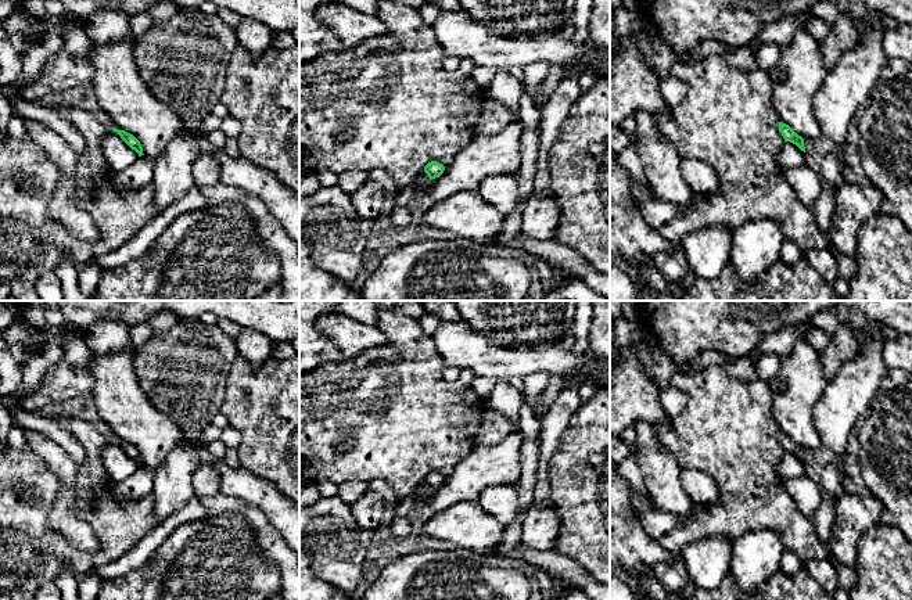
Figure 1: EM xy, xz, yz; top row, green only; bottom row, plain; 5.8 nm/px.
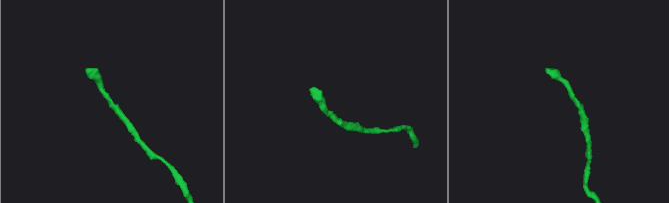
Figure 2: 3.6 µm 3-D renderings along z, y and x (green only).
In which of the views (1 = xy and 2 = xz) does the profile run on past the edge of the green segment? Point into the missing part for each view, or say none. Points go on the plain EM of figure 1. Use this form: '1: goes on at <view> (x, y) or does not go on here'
1: does not go on here
2: does not go on here

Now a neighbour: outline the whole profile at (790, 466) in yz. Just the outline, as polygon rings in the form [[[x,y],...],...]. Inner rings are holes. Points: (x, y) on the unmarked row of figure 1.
[[[784,452],[783,459],[778,467],[778,473],[783,479],[800,478],[805,475],[805,463],[801,461],[796,455]]]

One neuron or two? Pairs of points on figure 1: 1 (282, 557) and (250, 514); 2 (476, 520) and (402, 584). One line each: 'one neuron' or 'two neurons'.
1: one neuron
2: two neurons

